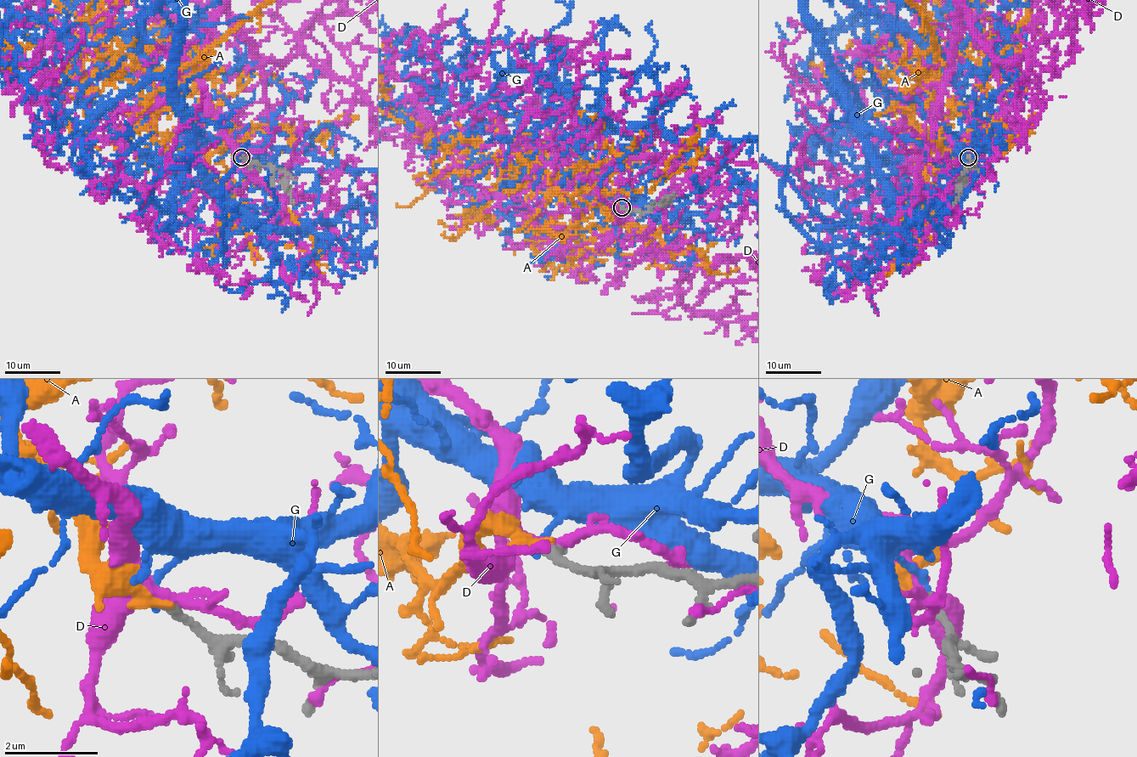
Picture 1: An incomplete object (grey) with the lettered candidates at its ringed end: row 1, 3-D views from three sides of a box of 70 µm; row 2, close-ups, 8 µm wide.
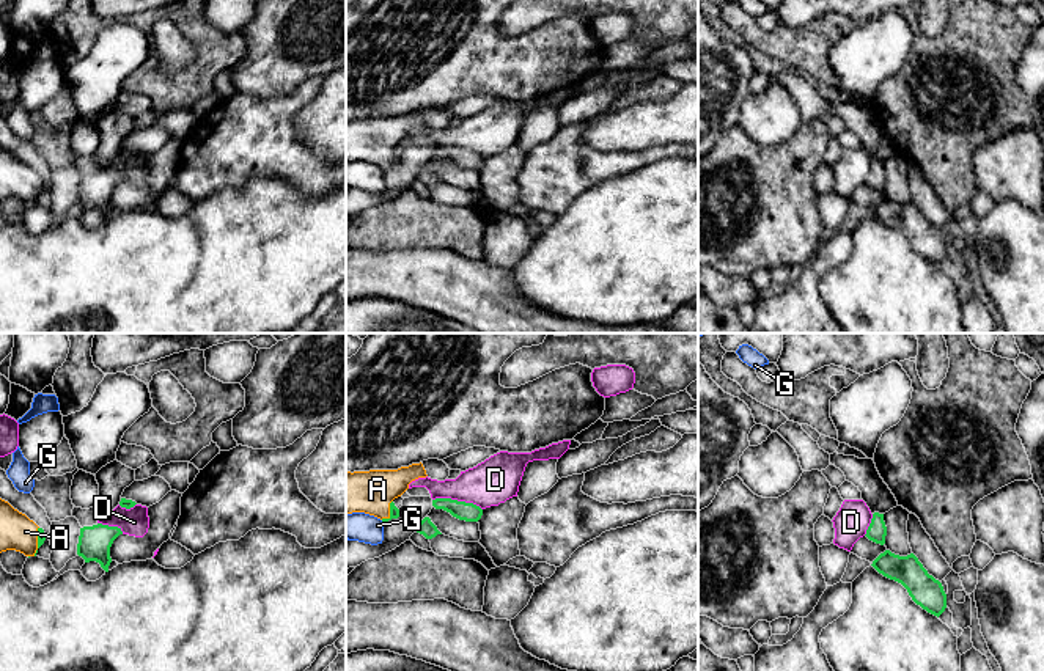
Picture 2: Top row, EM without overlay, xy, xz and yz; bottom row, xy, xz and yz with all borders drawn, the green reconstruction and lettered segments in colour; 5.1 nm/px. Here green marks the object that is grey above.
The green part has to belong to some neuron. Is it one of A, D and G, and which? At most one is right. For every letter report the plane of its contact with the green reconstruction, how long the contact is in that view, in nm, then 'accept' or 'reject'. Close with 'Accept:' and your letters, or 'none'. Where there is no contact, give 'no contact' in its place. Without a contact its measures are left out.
A: meets green in xz; contact 120 nm long; accept
D: meets green in xz; contact 260 nm long; reject
G: no contact; reject
Accept: A

